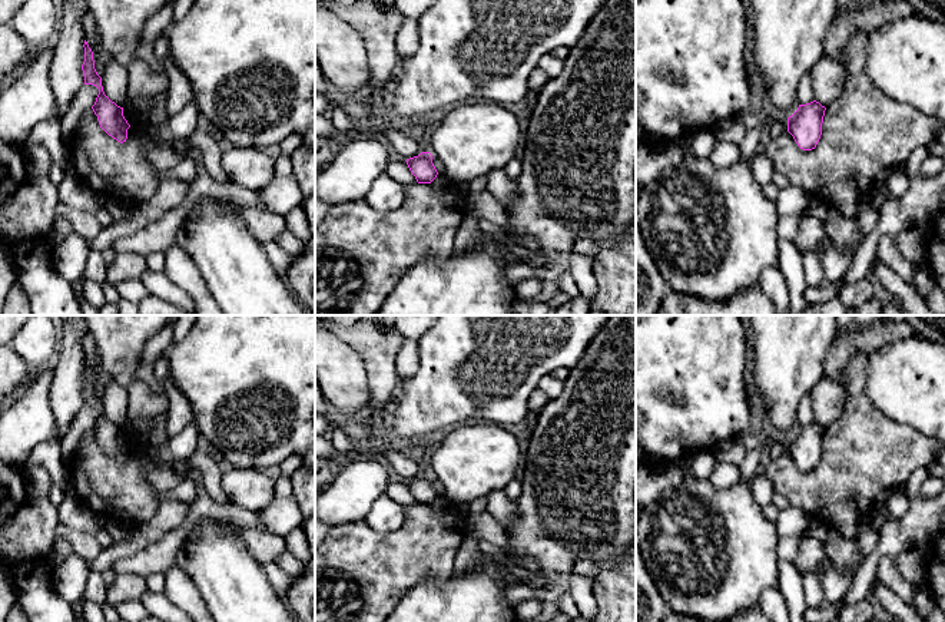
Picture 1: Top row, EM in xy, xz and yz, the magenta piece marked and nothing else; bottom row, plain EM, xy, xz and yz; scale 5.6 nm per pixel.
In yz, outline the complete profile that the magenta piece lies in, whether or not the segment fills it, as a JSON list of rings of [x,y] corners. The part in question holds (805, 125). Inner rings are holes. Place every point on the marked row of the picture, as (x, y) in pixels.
[[[813,100],[799,105],[798,110],[788,118],[788,132],[803,150],[816,148],[820,135],[826,107]]]

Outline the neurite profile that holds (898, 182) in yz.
[[[892,171],[883,181],[892,198],[901,198],[909,189],[909,176],[903,171]]]

